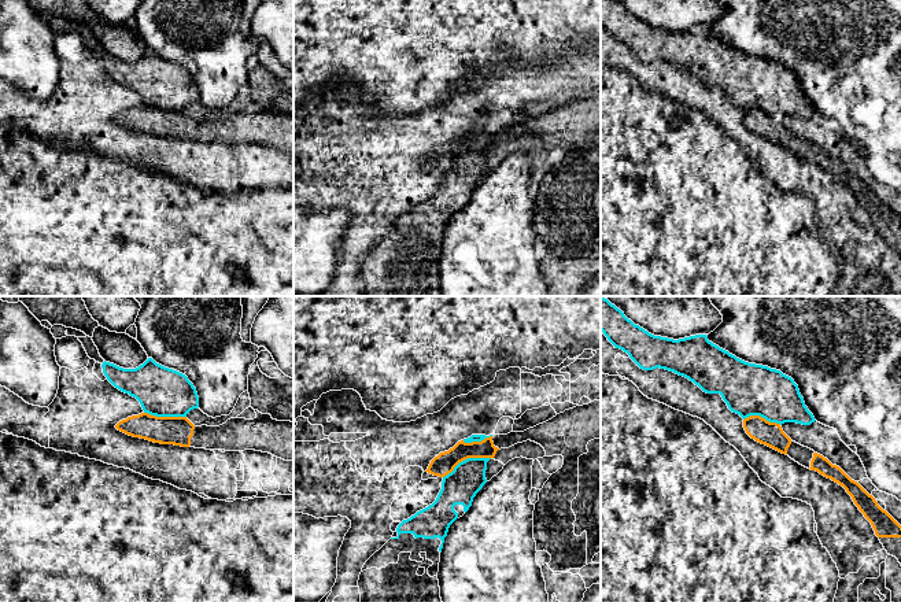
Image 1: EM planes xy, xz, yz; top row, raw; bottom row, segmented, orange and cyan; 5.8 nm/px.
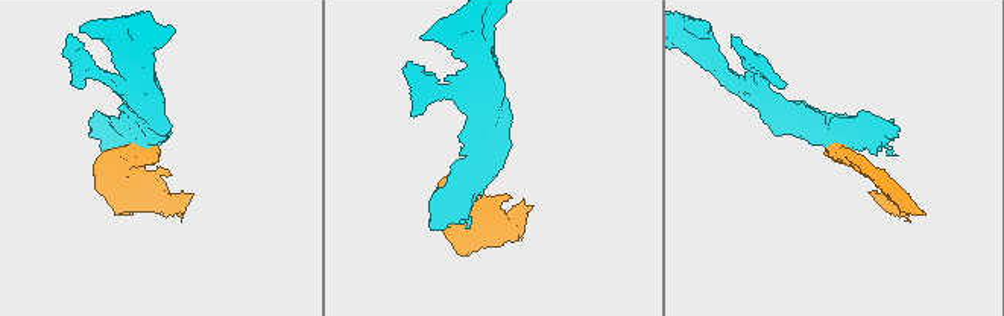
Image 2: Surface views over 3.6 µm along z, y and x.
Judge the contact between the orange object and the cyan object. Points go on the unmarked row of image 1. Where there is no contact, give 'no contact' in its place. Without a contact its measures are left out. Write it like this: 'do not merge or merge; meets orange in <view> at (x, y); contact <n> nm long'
do not merge; meets orange in xz at (466, 151); contact 300 nm long

